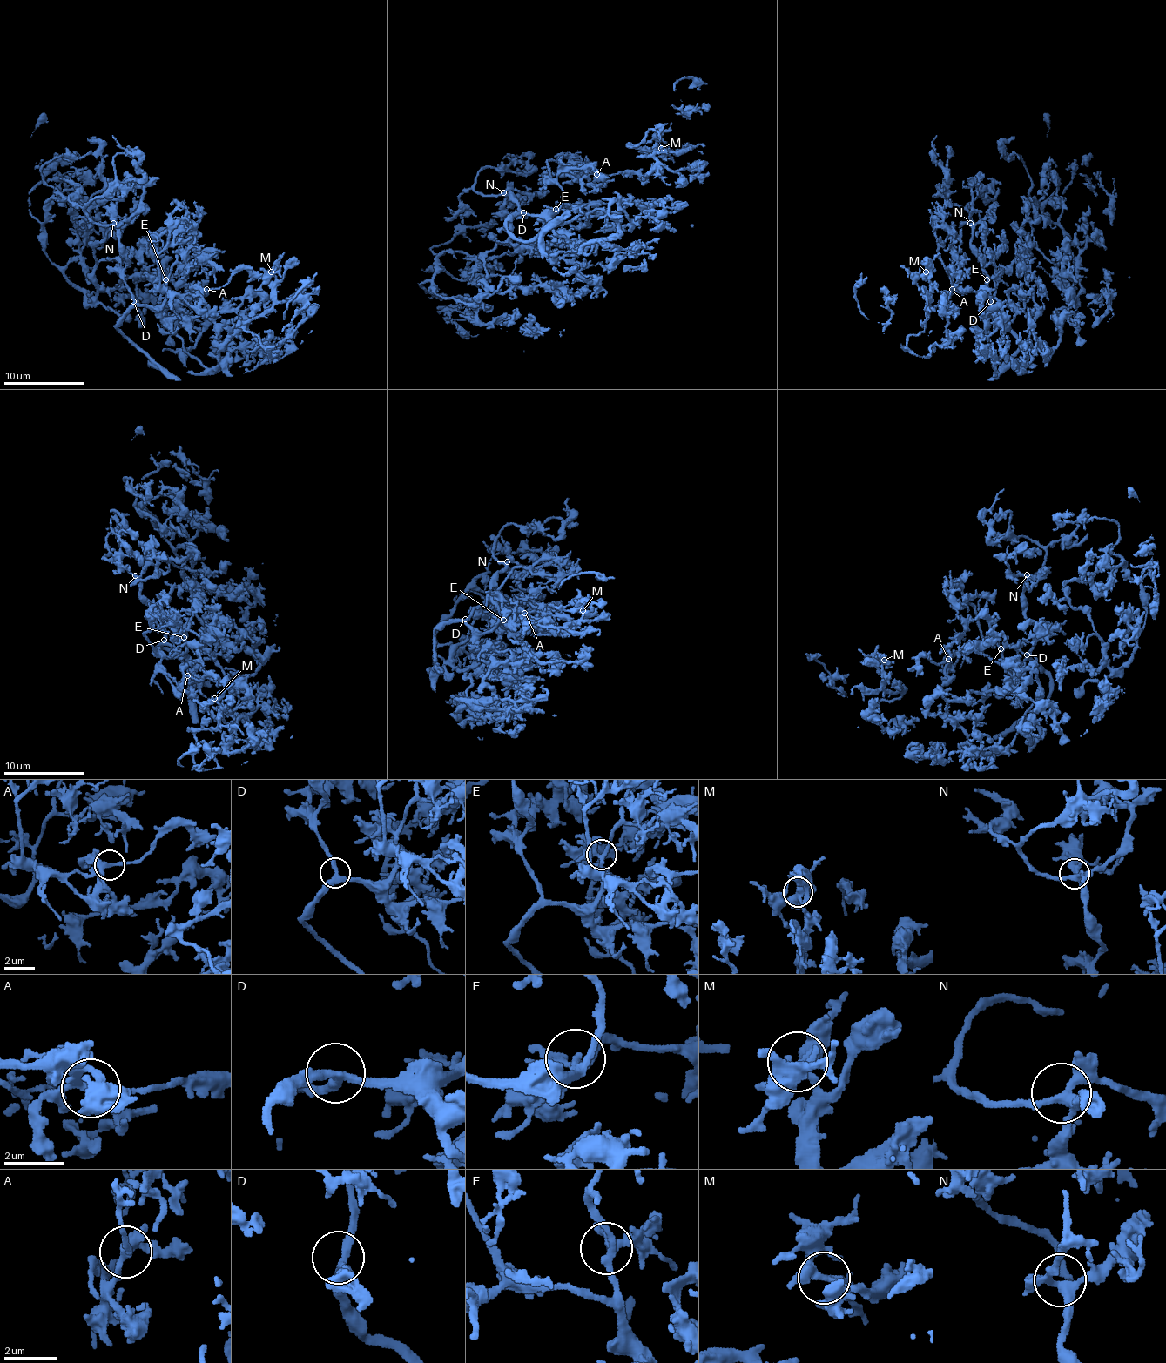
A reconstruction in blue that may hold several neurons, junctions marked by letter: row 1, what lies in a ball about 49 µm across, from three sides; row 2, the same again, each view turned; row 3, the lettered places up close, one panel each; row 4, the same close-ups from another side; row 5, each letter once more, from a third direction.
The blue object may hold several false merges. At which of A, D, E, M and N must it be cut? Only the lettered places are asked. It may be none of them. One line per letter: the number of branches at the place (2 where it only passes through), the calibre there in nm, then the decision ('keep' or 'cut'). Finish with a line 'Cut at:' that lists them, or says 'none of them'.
A: branches 3; calibre 200 nm; keep
D: branches 3; calibre 280 nm; keep
E: branches 4; calibre 260 nm; keep
M: branches 4; calibre 360 nm; keep
N: branches 4; calibre 320 nm; keep
Cut at: none of them

